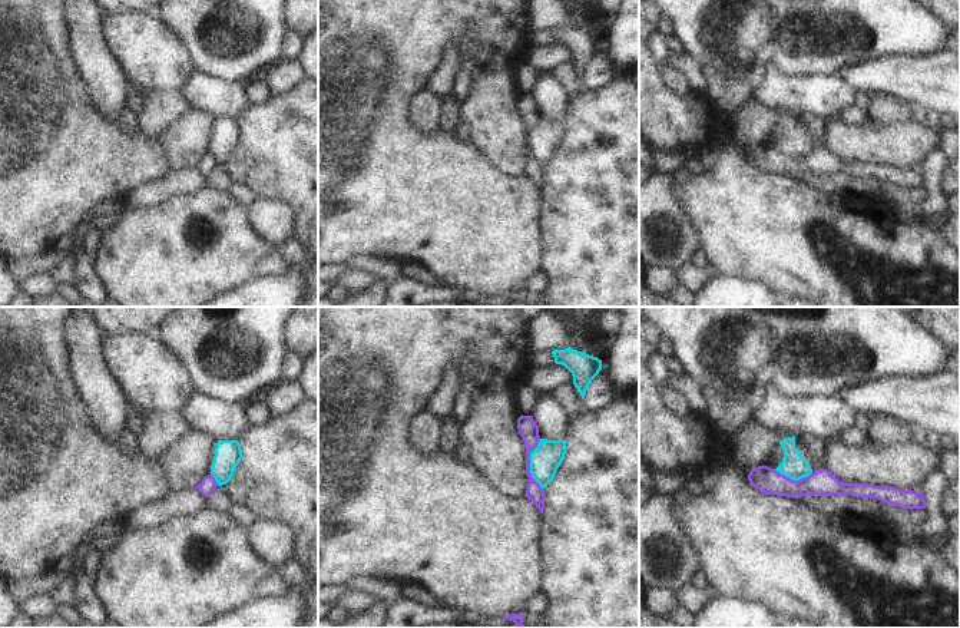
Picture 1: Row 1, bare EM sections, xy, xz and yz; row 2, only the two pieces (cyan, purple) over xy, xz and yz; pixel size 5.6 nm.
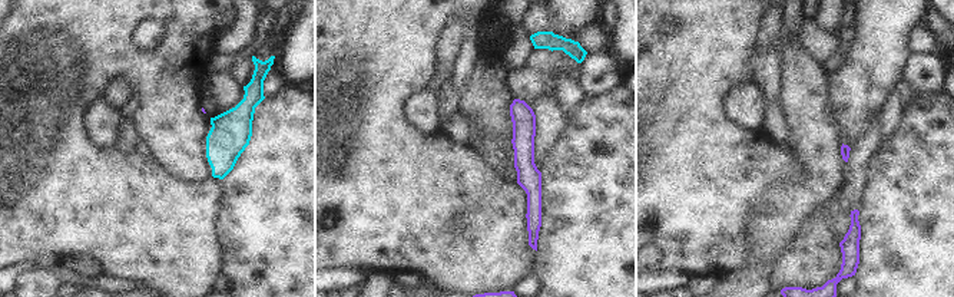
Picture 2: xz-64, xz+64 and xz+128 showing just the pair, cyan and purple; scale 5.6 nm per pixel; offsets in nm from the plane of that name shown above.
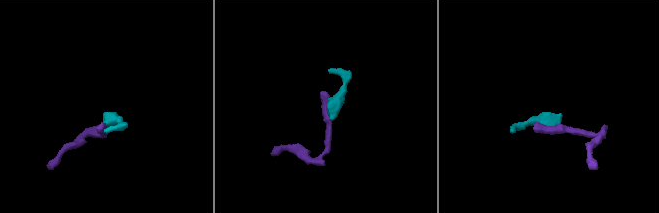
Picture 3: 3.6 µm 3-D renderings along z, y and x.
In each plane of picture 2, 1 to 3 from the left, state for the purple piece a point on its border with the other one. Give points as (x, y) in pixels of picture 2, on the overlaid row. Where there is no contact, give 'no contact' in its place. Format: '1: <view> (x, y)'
1: no contact
2: no contact
3: no contact

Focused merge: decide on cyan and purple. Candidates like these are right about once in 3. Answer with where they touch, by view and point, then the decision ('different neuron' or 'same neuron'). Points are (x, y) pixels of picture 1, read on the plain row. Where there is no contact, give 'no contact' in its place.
meets cyan in xz at (530, 144); different neuron

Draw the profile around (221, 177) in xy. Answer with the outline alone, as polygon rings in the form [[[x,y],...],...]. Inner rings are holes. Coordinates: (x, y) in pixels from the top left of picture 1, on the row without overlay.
[[[226,163],[216,165],[209,178],[209,186],[218,188],[222,191],[232,191],[235,181]]]

